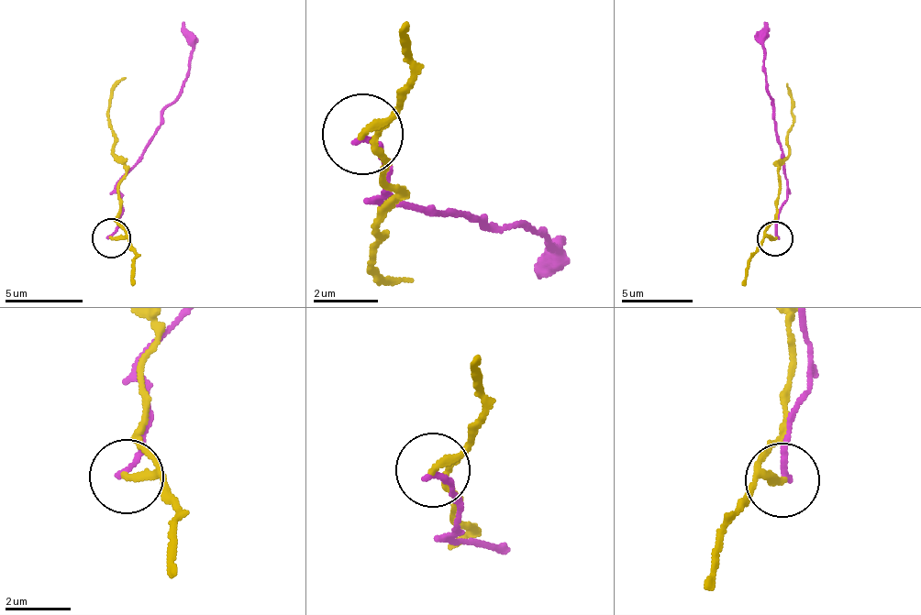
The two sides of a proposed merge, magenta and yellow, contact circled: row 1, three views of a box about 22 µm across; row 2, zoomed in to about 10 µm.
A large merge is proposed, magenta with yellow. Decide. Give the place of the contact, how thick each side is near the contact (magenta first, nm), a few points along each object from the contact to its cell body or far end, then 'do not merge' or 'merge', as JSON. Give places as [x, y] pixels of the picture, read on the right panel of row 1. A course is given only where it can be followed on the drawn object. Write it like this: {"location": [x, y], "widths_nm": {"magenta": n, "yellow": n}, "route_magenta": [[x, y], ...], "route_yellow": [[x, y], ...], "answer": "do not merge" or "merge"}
{"location": [775, 238], "widths_nm": {"magenta": 170, "yellow": 240}, "route_magenta": [[776, 237], [786, 178], [764, 70], [764, 28], [769, 21]], "route_yellow": [[776, 237], [768, 231], [779, 195], [779, 162], [790, 152], [786, 136], [793, 115], [786, 82]], "answer": "do not merge"}

